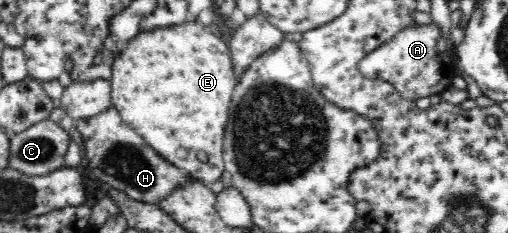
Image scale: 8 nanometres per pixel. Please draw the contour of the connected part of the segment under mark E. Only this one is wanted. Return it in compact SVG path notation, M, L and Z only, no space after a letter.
M186 21L172 28L139 32L128 41L124 51L115 54L110 79L111 101L122 119L166 161L210 185L225 170L222 145L238 80L234 69L228 44L206 24Z

